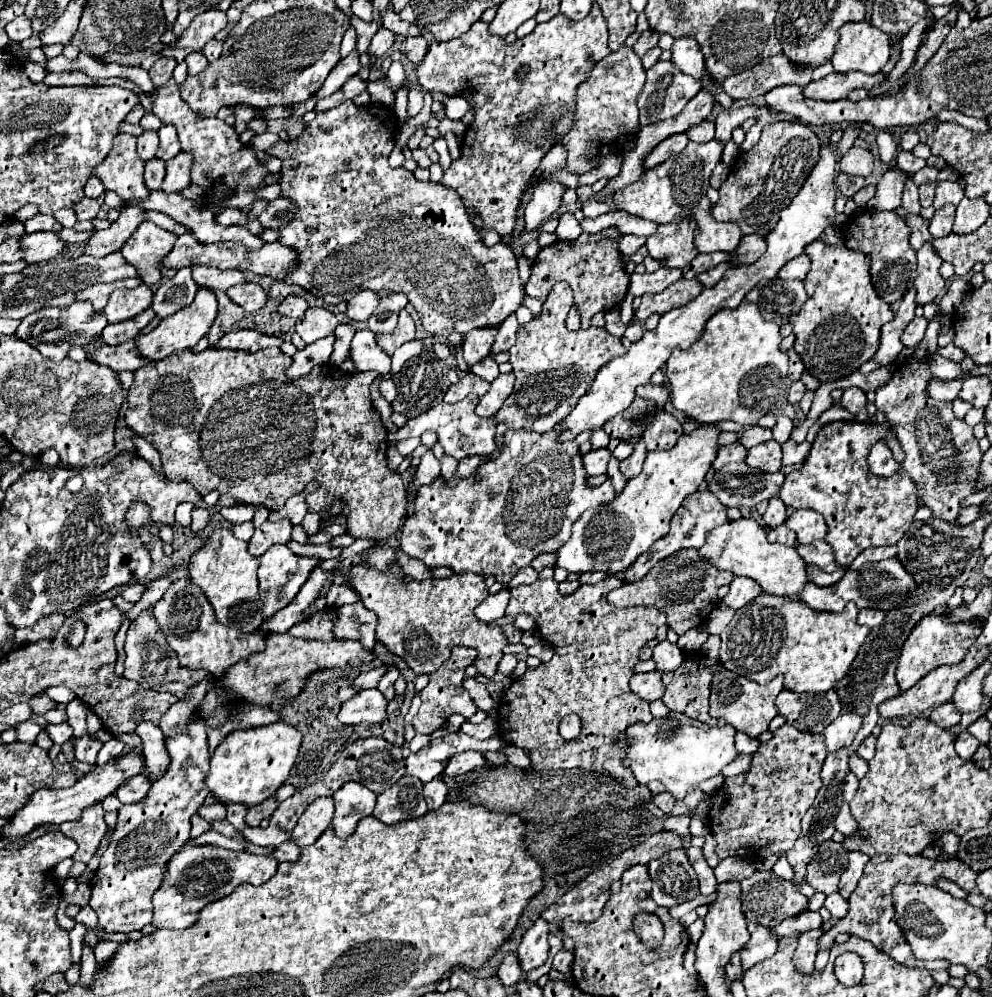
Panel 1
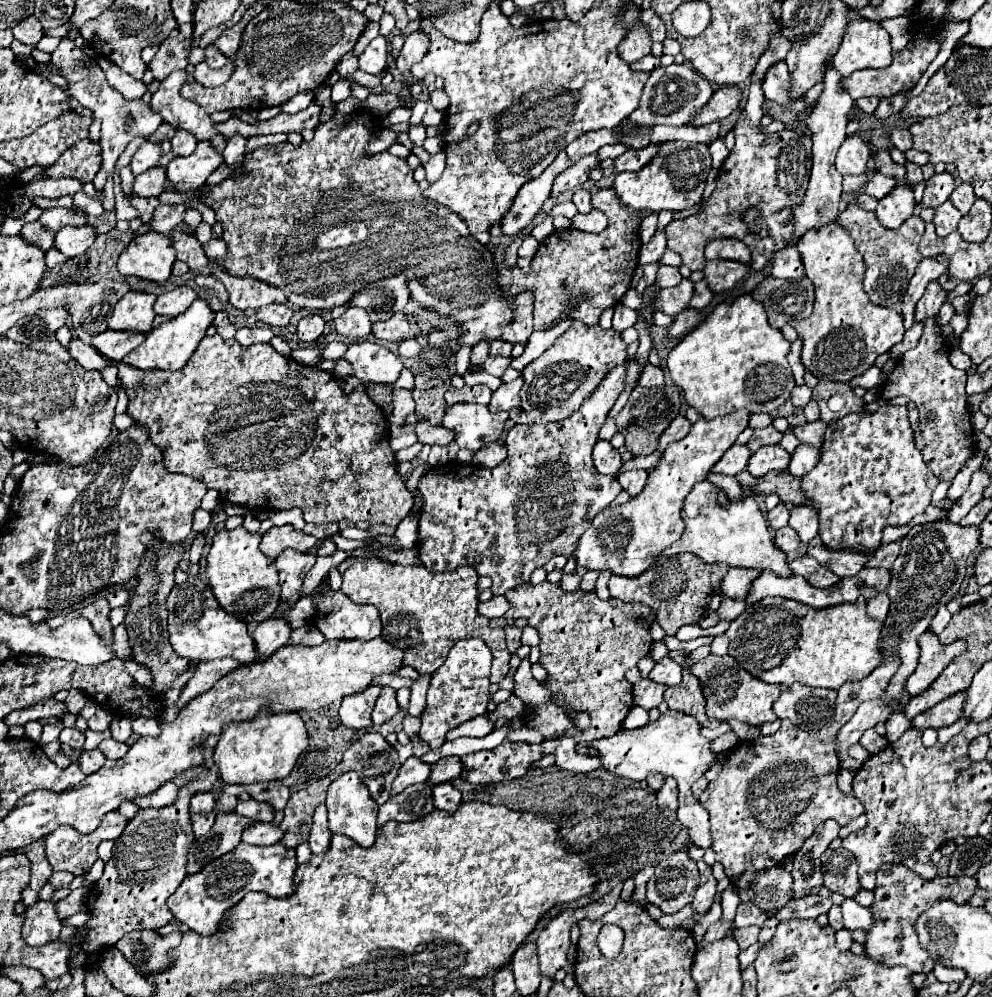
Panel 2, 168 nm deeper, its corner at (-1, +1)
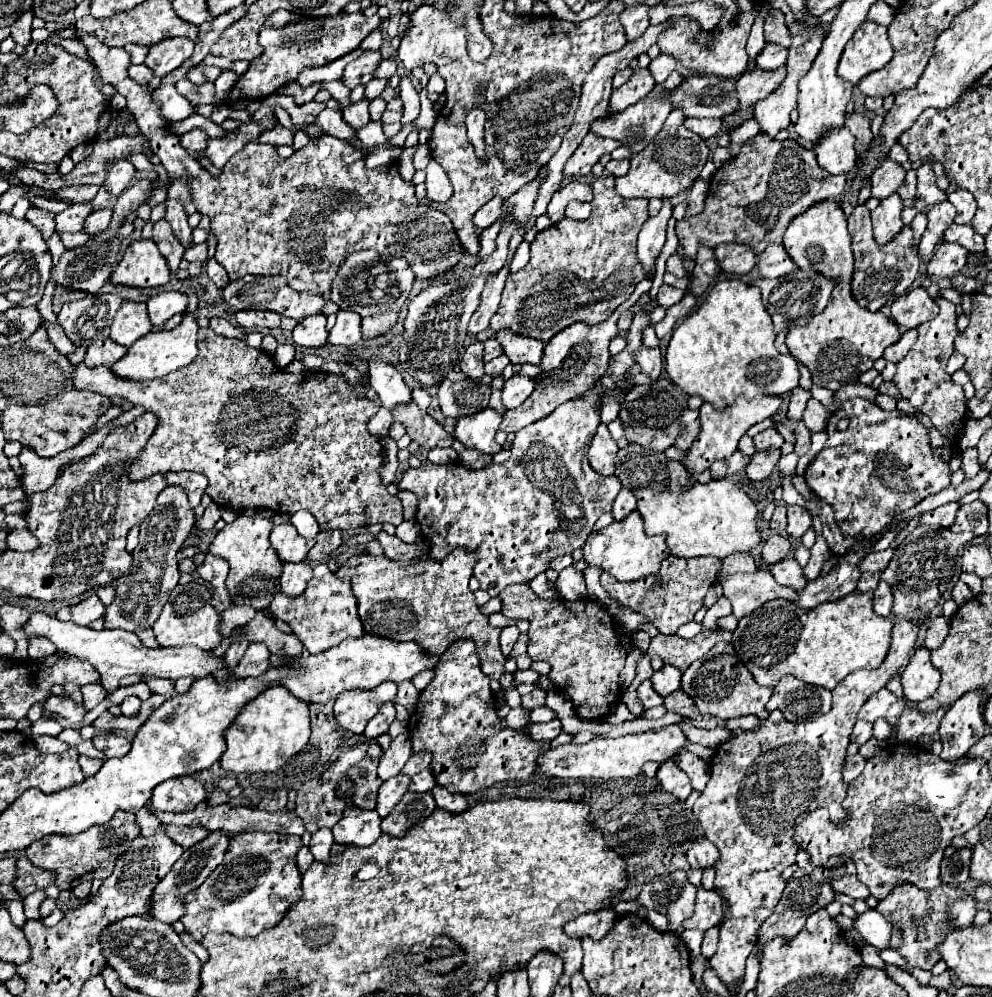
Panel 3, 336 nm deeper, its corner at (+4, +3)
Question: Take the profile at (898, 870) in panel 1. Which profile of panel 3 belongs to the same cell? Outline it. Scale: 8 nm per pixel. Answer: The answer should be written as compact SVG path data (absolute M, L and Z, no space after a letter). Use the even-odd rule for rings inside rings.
M903 882L897 884L879 904L875 906L877 912L885 916L891 924L891 940L889 946L897 950L909 966L931 970L939 960L935 944L943 936L943 930L951 926L969 926L975 918L975 898L971 898L963 888L953 888L949 884L941 884L935 890L921 890L915 884Z

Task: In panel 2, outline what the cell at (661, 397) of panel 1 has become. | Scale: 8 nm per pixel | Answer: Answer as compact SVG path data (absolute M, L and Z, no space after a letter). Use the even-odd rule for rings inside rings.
M646 364L640 380L638 380L640 386L646 386L646 388L652 388L652 386L662 386L664 384L664 372L660 366L654 366L654 364Z

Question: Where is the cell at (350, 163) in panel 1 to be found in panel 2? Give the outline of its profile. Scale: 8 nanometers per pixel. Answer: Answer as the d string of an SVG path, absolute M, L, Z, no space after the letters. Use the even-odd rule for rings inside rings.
M336 112L328 122L320 124L316 128L316 134L310 142L302 142L300 146L292 146L292 144L284 144L280 150L278 150L278 144L276 146L260 146L256 148L254 152L248 152L246 158L244 158L244 164L240 168L234 170L234 174L230 178L226 178L224 182L220 182L218 186L200 186L194 196L200 198L206 206L210 206L214 212L216 212L216 220L224 224L224 234L222 234L222 240L226 242L226 256L224 256L224 268L228 274L232 276L252 276L252 278L258 278L258 280L264 280L280 290L284 290L284 294L288 296L288 300L294 304L294 306L300 306L300 308L320 308L320 310L330 310L334 306L346 306L348 300L368 282L374 282L374 280L382 280L382 278L388 278L388 276L394 276L396 270L408 270L412 266L408 266L410 262L414 264L416 260L408 260L408 254L428 254L428 256L438 256L442 260L442 266L444 270L452 270L456 272L456 280L454 280L454 290L464 290L464 346L476 346L480 340L504 340L504 342L510 342L510 344L528 344L528 338L530 334L534 332L533 326L533 303L534 294L530 291L524 291L518 298L516 298L516 308L508 304L508 298L502 294L500 286L498 286L498 272L496 272L496 266L494 266L494 260L492 260L492 254L486 250L484 244L478 244L478 240L474 240L468 232L468 226L466 222L454 214L452 210L448 210L446 206L438 206L438 210L426 210L430 204L430 200L426 200L422 196L422 190L418 188L418 182L414 180L414 170L408 166L408 162L404 158L398 158L398 156L392 156L390 152L380 152L380 154L374 154L374 156L366 156L364 154L364 148L368 144L368 138L370 138L370 132L376 130L376 124L372 122L372 118L368 116L362 116L362 114L340 114Z

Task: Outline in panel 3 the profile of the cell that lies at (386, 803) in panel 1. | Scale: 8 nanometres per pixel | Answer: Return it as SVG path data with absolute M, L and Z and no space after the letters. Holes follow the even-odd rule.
M405 792L399 804L393 808L393 812L381 820L381 830L391 836L403 836L407 828L431 816L435 808L437 806L435 806L435 800L431 798L431 792L425 792L425 794Z

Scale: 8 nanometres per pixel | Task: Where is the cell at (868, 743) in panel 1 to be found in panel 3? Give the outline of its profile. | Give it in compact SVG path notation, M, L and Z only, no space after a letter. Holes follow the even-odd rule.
M857 722L851 732L851 742L857 742L859 746L865 744L873 736L873 728L869 722Z

